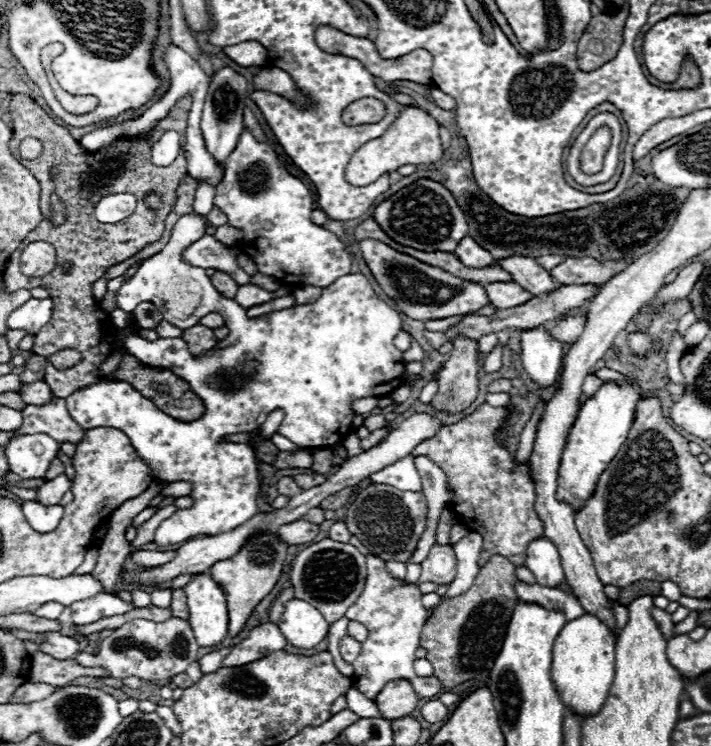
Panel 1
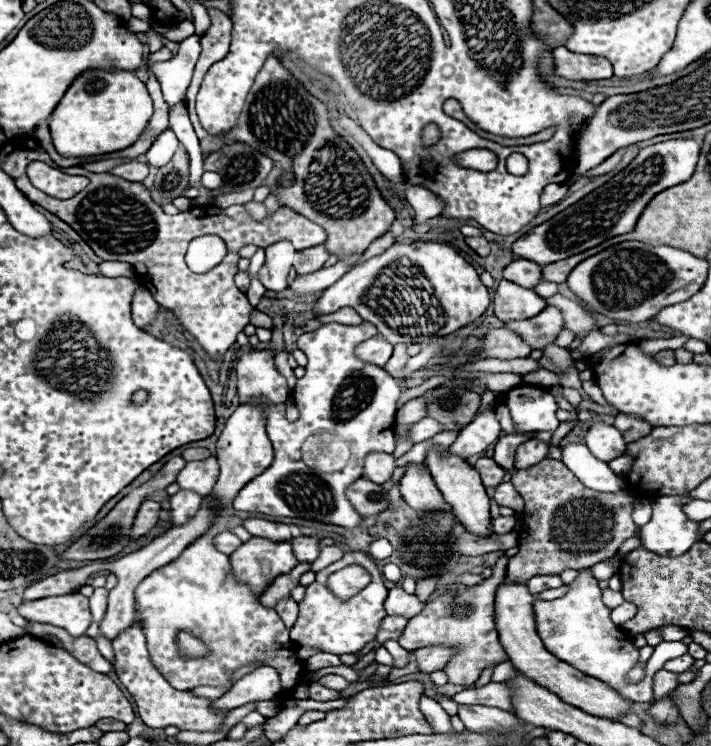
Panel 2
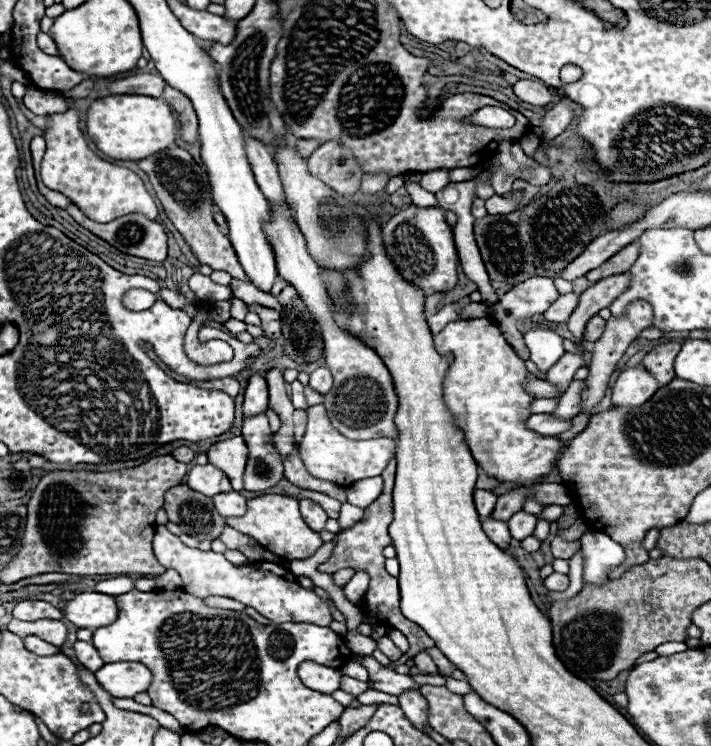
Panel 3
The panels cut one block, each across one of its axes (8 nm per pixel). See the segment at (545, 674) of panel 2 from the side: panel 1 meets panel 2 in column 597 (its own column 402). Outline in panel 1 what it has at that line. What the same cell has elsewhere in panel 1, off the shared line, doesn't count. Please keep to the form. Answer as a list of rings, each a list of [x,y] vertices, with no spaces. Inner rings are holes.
[[[392,680],[376,696],[376,706],[384,718],[396,720],[408,716],[418,704],[418,696],[408,680]]]

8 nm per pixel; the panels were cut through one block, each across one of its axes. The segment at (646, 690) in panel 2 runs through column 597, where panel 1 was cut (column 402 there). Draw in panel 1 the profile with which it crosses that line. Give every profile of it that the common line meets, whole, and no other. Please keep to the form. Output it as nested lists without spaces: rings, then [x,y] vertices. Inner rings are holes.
[[[368,554],[366,556],[366,566],[368,566],[368,578],[364,592],[348,608],[346,618],[356,620],[368,628],[368,638],[362,642],[362,652],[354,660],[354,674],[350,676],[352,686],[362,692],[368,700],[374,700],[376,694],[390,682],[390,680],[410,680],[418,698],[430,698],[440,692],[442,684],[436,678],[420,678],[416,676],[412,664],[416,660],[414,652],[420,648],[420,630],[426,622],[426,618],[432,614],[436,608],[424,608],[422,606],[422,594],[418,586],[406,586],[404,580],[394,580],[388,570],[386,562]]]

